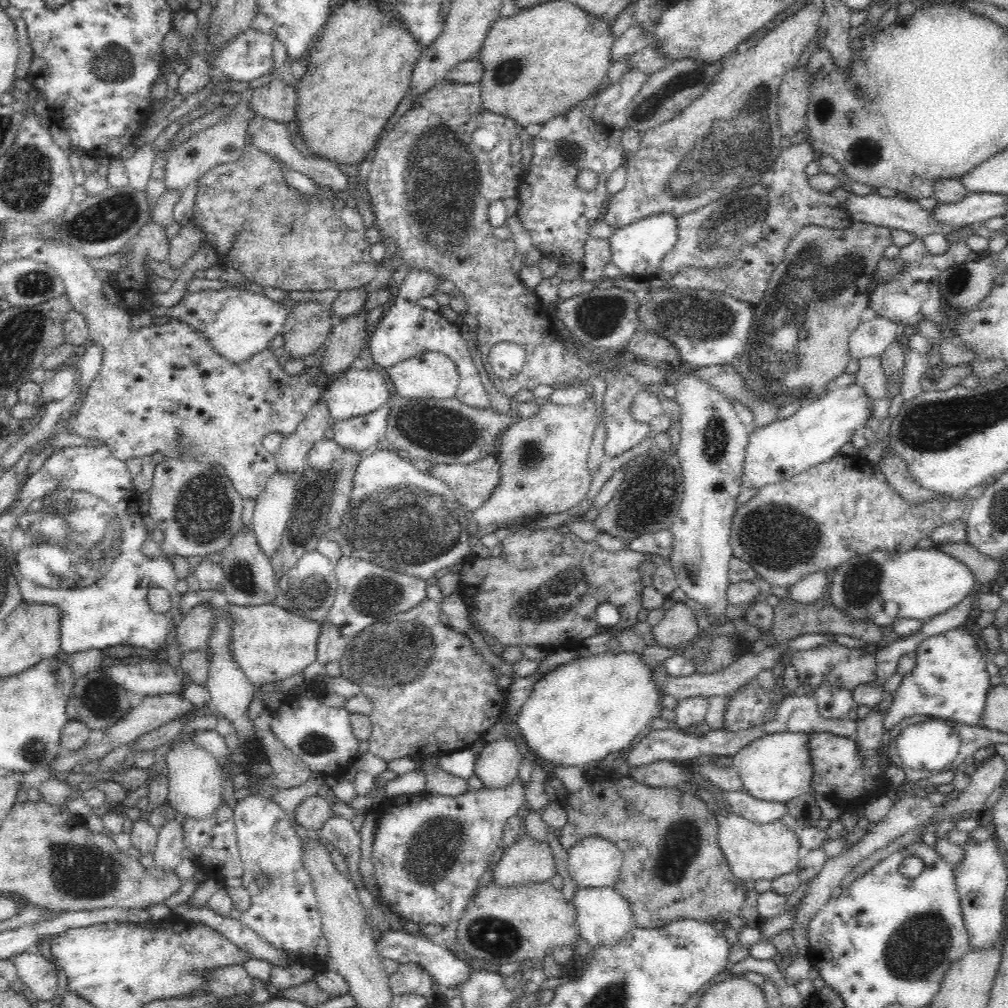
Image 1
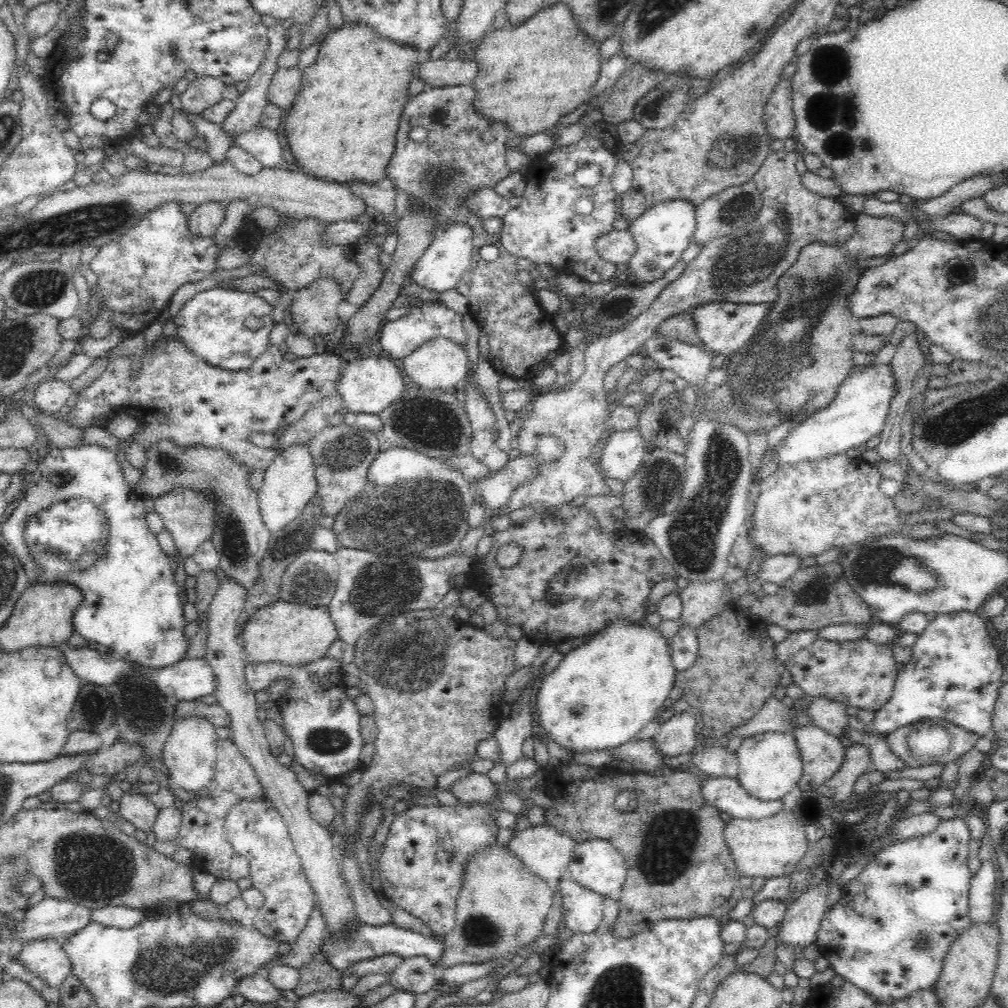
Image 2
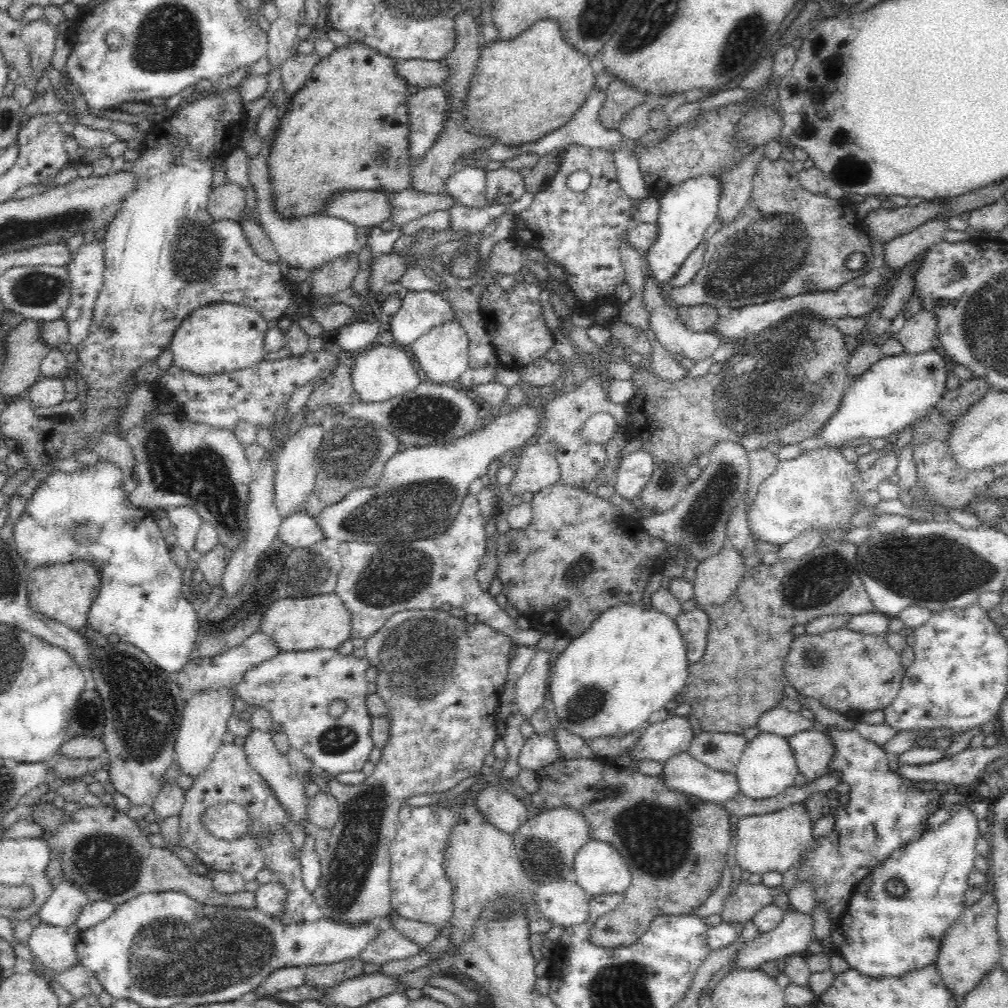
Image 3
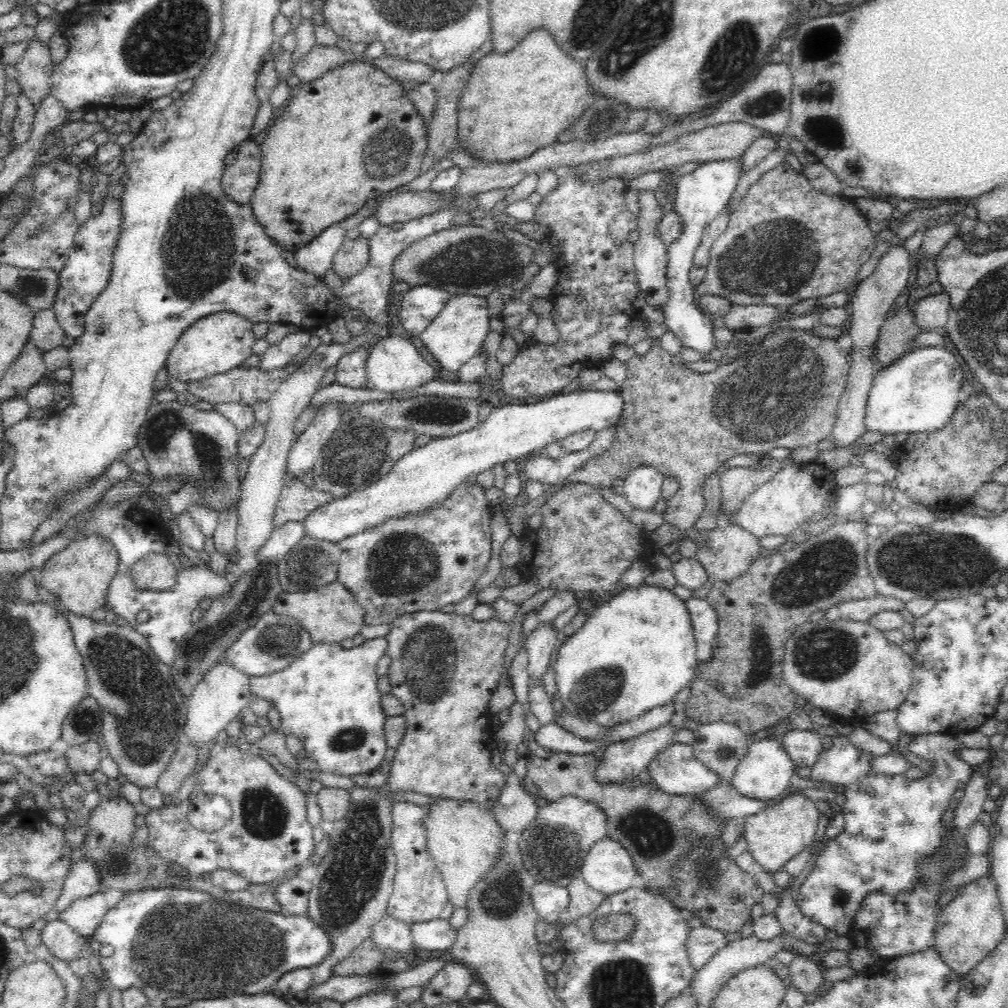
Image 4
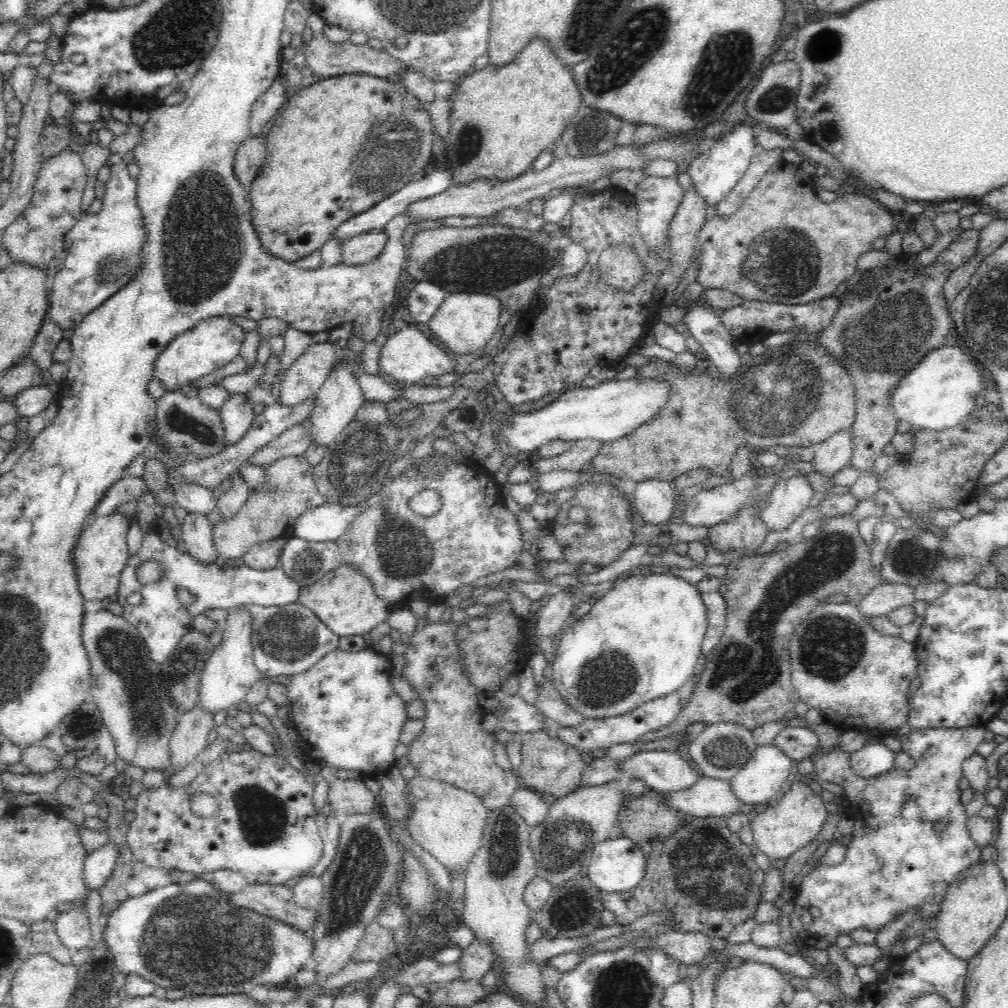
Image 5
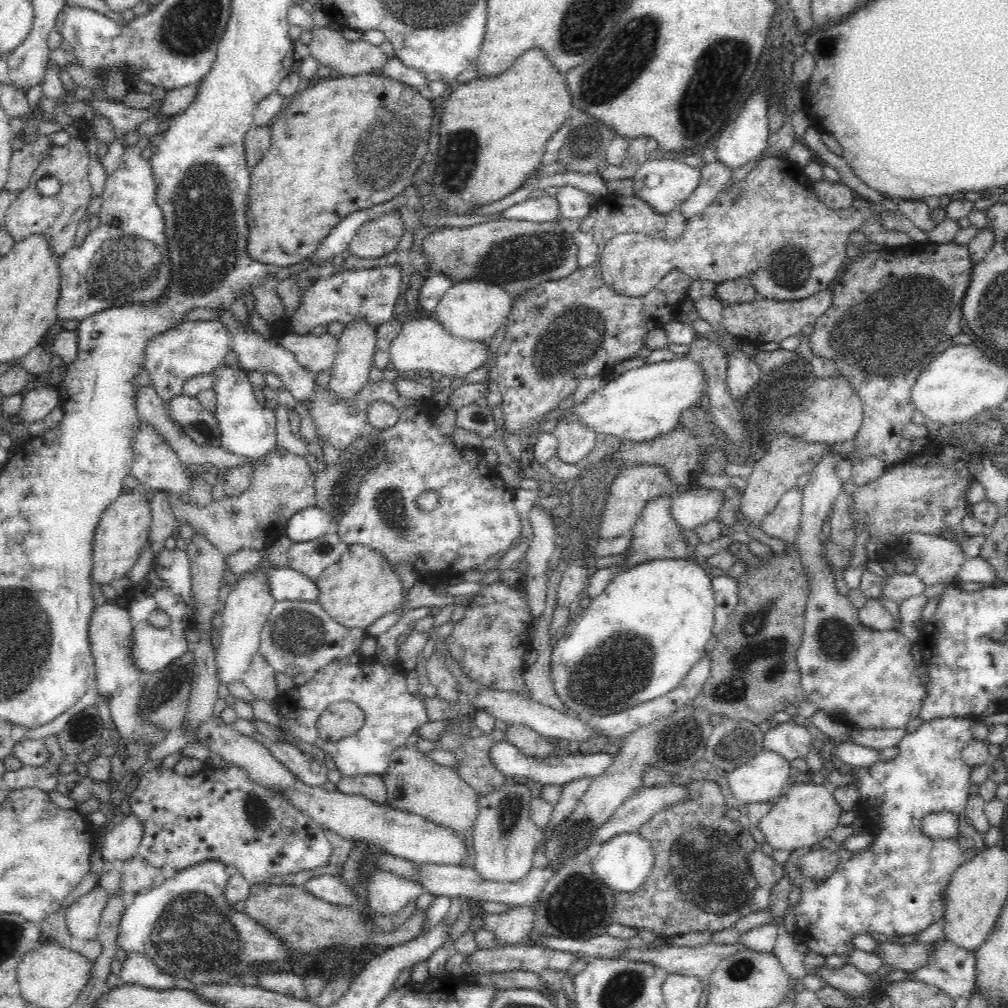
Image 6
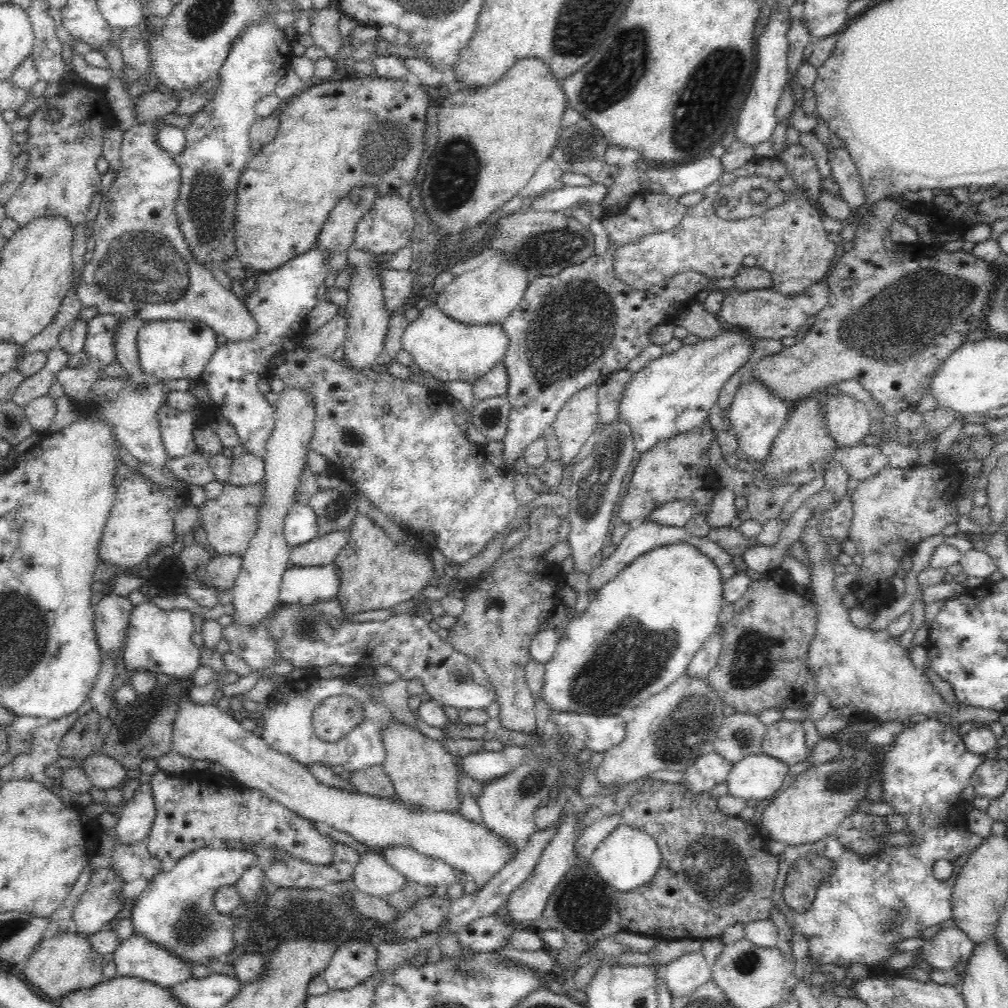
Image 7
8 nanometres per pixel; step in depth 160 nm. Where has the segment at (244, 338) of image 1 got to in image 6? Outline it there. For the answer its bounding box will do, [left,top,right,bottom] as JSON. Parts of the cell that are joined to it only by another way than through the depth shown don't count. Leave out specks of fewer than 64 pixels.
[144,319,232,410]

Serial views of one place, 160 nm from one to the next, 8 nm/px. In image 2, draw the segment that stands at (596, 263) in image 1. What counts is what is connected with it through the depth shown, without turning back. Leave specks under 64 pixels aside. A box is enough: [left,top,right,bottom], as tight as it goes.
[594,229,636,267]

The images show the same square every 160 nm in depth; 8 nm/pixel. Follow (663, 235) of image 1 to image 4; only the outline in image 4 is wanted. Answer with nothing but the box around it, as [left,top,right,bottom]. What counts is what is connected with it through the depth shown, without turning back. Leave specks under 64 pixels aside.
[663,160,740,354]

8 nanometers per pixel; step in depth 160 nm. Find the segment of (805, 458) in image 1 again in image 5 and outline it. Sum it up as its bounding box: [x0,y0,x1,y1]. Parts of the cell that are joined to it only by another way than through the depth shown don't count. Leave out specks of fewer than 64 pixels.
[889,345,986,431]

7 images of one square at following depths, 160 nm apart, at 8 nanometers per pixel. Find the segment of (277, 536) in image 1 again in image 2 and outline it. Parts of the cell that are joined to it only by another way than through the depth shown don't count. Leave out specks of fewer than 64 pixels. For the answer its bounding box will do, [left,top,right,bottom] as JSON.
[257,445,317,535]

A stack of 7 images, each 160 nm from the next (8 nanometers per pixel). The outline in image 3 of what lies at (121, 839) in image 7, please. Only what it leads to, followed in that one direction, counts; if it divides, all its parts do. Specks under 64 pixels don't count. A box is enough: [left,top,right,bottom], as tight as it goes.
[36,881,88,930]

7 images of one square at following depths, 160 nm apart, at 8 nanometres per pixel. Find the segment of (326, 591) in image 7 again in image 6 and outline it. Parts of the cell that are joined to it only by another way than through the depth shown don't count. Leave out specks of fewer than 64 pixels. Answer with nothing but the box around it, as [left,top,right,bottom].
[260,567,318,602]

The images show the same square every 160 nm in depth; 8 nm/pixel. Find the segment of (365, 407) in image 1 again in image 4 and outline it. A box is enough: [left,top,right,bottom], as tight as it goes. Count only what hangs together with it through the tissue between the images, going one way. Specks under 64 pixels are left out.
[366,335,434,394]

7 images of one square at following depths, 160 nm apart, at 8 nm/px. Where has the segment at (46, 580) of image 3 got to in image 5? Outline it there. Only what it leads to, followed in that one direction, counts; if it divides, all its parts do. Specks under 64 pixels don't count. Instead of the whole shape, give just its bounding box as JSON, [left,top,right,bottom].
[72,511,135,602]

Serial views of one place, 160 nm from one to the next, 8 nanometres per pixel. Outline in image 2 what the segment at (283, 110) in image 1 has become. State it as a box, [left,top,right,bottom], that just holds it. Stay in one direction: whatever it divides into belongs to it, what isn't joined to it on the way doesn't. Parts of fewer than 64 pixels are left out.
[266,67,302,111]

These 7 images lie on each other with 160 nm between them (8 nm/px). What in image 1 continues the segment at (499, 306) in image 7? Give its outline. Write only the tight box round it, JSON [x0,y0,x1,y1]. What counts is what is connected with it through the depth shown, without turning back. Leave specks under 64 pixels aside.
[383,352,459,400]

